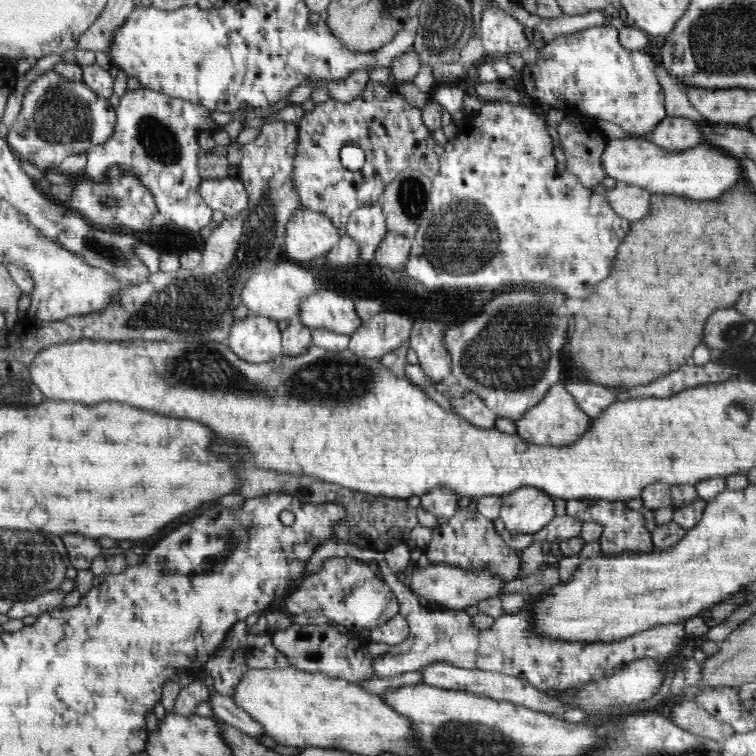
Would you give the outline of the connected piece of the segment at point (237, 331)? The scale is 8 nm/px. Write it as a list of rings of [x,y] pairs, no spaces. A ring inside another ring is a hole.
[[[254,314],[232,323],[226,344],[249,363],[273,361],[282,352],[278,323]]]

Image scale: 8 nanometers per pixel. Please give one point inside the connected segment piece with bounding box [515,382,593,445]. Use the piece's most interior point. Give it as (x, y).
(556, 420)

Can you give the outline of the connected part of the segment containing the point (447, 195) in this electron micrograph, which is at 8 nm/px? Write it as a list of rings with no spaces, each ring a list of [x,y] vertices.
[[[502,101],[486,102],[482,108],[470,118],[464,118],[457,130],[456,140],[448,142],[444,153],[439,156],[439,174],[431,179],[432,192],[431,202],[433,204],[432,220],[424,223],[411,238],[411,249],[408,260],[405,264],[405,272],[410,278],[418,280],[430,290],[435,288],[487,288],[496,290],[516,283],[547,282],[555,288],[570,293],[571,297],[579,302],[590,296],[594,290],[594,284],[604,280],[612,266],[615,256],[618,254],[620,244],[626,240],[631,232],[631,222],[615,212],[615,209],[608,204],[607,197],[592,193],[579,180],[579,176],[567,169],[565,173],[558,172],[558,164],[554,157],[554,144],[544,120],[540,119],[534,109],[528,109],[523,105],[513,105]]]

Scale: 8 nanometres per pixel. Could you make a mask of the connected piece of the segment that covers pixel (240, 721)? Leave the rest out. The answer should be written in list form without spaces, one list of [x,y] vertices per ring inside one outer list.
[[[214,694],[207,698],[214,717],[226,724],[239,728],[250,736],[265,736],[262,725],[256,722],[245,710],[242,710],[228,695]]]

